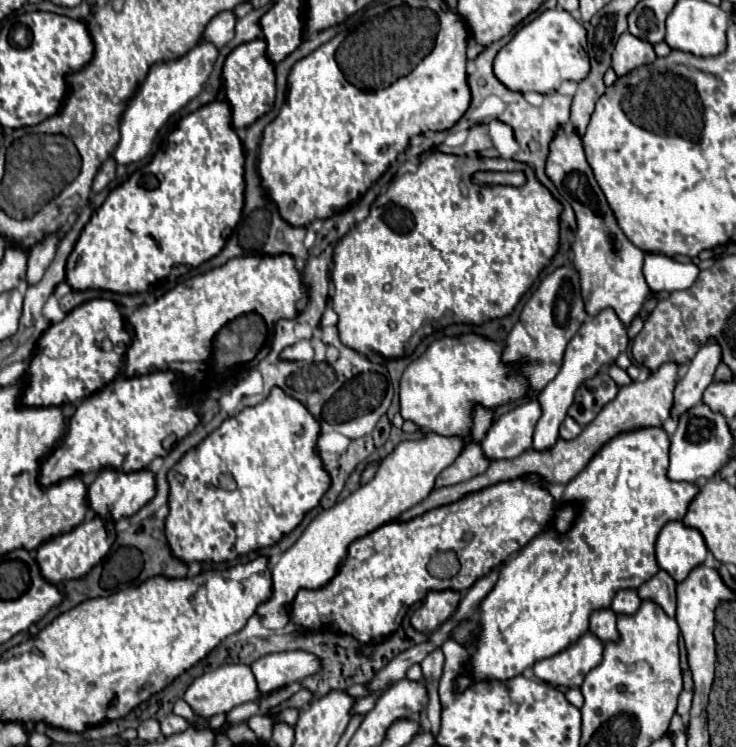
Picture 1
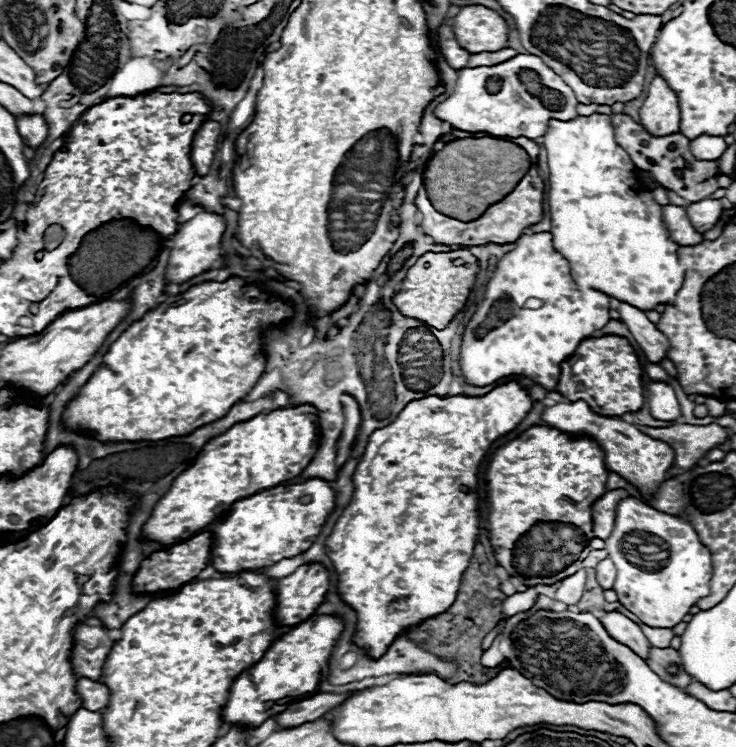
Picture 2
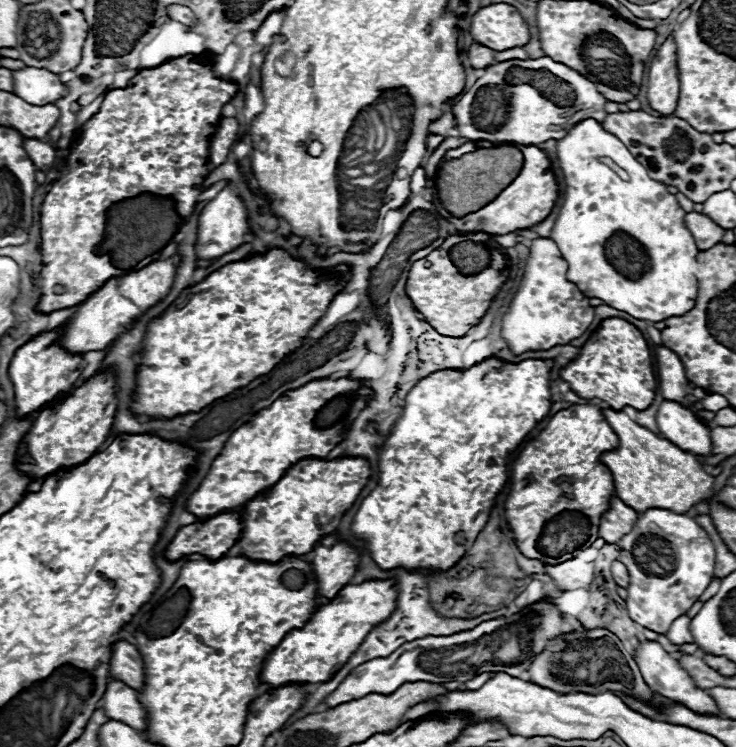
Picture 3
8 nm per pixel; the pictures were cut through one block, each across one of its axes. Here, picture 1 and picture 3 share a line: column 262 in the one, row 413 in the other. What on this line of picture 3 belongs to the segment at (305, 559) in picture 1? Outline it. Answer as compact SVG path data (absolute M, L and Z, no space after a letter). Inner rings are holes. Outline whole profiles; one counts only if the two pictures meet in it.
M602 408L602 414L618 436L618 448L604 452L600 456L600 462L610 468L614 478L614 490L620 500L624 500L636 512L646 512L646 508L686 512L702 498L710 496L714 476L704 472L694 454L678 448L666 438L658 438L648 428L636 424L622 410Z

